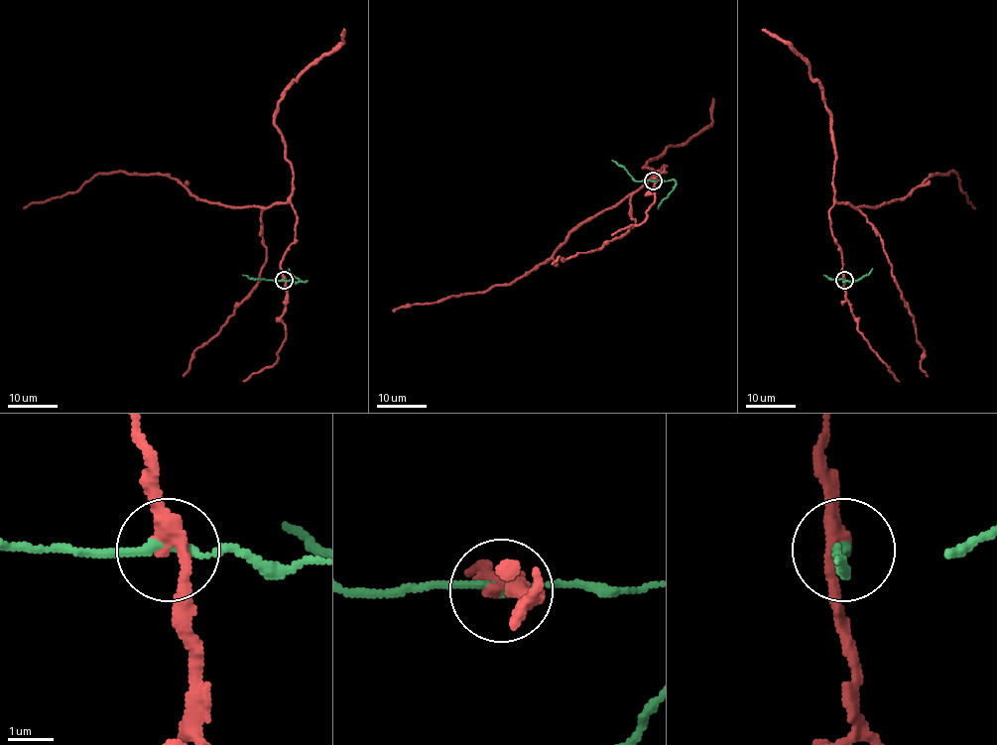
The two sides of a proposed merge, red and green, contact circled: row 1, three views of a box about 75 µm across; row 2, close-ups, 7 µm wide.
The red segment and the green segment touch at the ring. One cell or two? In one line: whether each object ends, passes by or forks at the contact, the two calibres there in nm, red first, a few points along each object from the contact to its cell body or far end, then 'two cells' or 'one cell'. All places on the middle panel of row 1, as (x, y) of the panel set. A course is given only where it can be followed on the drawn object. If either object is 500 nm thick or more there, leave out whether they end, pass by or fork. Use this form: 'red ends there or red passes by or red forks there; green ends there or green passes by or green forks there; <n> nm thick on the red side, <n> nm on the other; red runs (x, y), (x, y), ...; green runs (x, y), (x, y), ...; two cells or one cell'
red passes by; green passes by; 320 nm thick on the red side, 170 nm on the other; red runs (652, 181), (650, 179), (664, 171), (665, 165), (637, 189), (579, 223), (545, 261), (508, 284), (393, 310); green runs (652, 181), (675, 181), (674, 189), (657, 208); two cells

